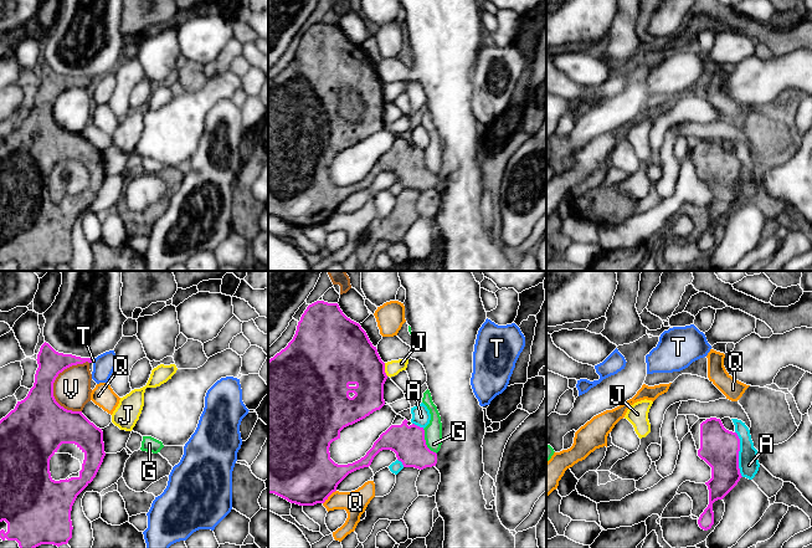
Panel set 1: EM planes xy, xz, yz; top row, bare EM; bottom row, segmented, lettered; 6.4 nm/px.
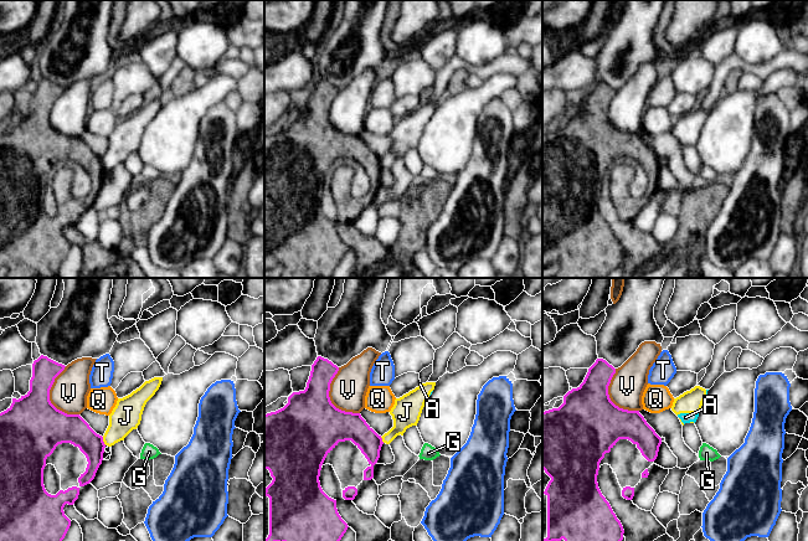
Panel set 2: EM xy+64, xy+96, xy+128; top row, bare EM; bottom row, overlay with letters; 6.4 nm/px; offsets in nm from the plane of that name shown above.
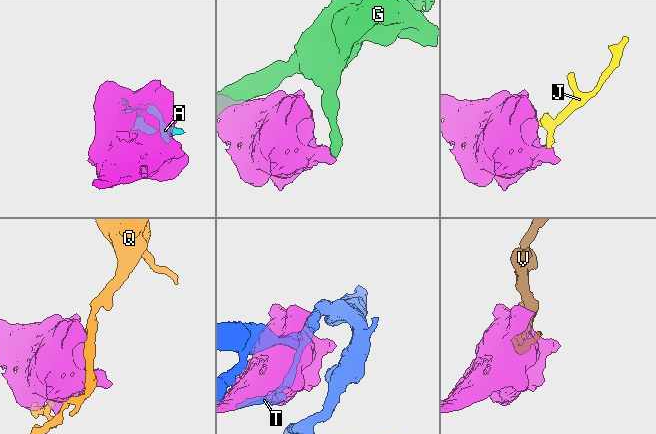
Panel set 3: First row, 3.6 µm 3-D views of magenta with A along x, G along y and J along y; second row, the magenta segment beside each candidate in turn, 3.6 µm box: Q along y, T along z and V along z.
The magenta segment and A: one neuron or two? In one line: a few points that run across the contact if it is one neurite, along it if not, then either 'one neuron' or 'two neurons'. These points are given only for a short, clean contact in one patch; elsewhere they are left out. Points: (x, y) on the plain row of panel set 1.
two neurons

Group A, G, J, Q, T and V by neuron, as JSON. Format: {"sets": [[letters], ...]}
{"sets": [["A", "J"], ["G"], ["Q"], ["T"], ["V"]]}

